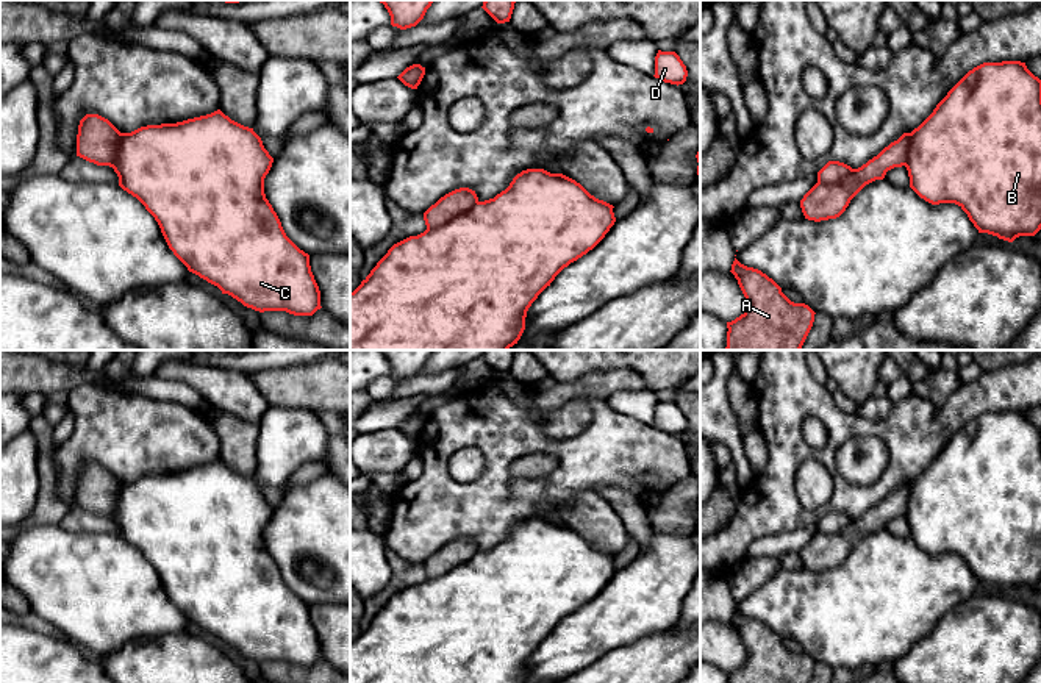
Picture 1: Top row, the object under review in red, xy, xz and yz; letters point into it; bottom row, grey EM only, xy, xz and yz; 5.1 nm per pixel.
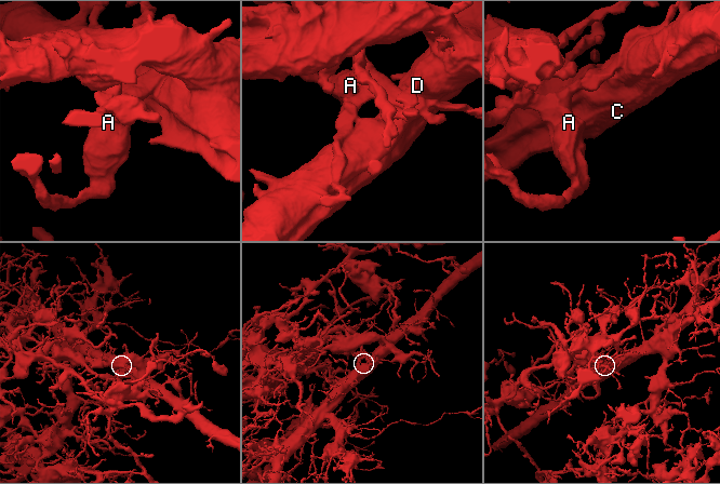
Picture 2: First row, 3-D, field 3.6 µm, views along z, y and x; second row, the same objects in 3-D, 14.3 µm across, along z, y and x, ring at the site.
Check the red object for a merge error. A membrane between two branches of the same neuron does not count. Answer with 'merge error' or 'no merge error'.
merge error

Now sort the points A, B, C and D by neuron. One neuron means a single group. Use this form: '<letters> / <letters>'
A / B C D

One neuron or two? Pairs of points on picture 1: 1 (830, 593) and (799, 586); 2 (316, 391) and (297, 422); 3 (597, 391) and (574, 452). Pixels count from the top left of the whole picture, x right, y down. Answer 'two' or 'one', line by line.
1: one
2: two
3: one

